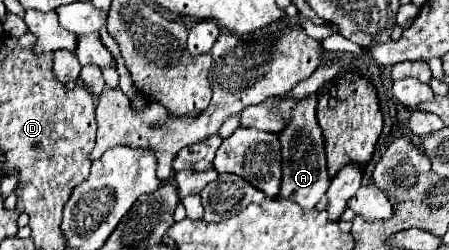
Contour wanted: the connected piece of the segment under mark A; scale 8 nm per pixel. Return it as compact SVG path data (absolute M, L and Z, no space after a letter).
M309 95L305 99L299 99L297 107L293 109L291 123L279 135L281 157L283 157L283 185L281 185L279 197L295 201L303 209L313 209L331 185L331 177L327 173L327 163L325 163L323 133L319 129L317 119L315 119L315 111L317 111L317 95Z

